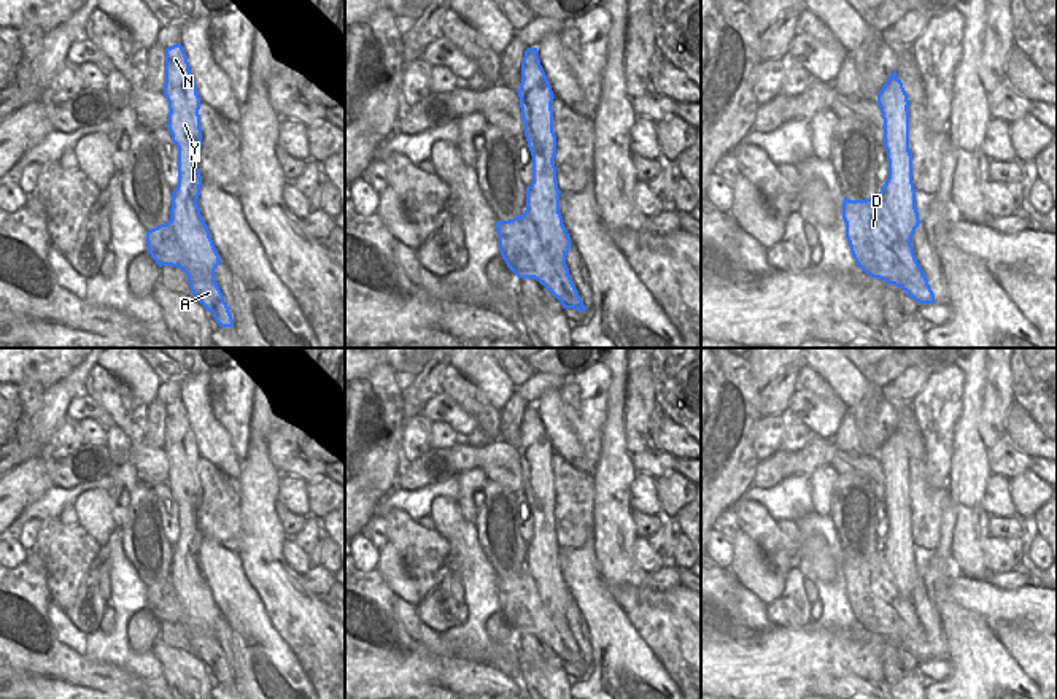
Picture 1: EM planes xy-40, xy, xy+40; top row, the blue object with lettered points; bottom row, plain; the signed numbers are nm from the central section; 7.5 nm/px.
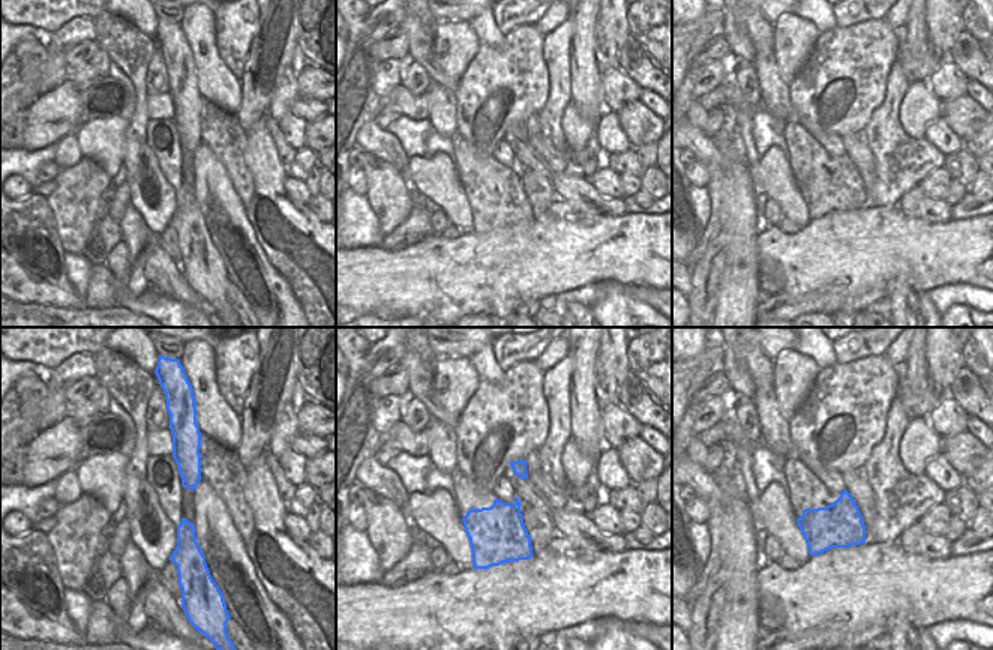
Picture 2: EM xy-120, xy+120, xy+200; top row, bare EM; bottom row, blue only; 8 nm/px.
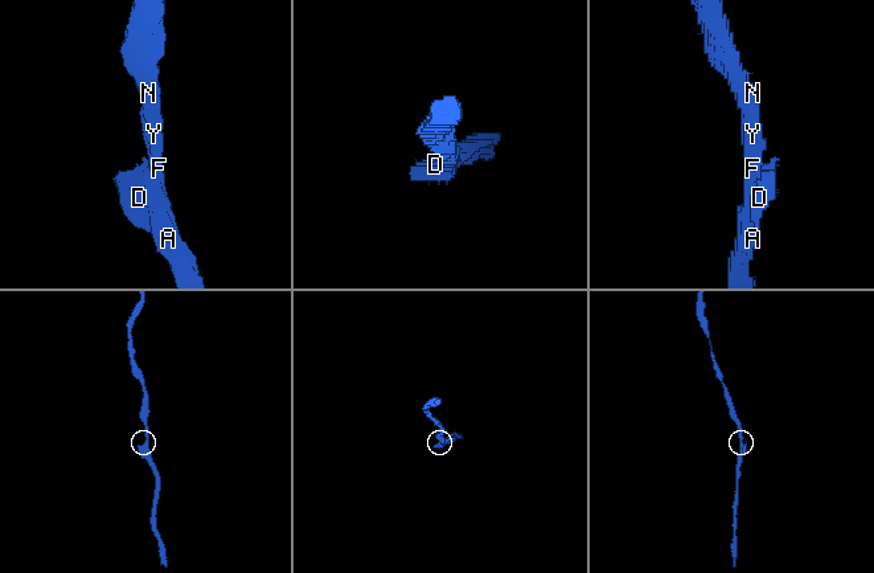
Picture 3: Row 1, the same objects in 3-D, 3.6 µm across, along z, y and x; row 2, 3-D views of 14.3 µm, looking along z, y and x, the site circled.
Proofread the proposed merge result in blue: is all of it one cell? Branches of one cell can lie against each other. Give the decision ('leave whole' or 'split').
split

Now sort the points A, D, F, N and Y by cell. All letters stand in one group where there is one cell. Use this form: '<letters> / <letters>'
A D / F N Y

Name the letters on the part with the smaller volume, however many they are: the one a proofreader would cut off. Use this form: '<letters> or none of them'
A, D

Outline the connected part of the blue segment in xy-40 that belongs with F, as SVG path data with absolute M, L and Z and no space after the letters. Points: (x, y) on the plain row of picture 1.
M181 399L165 405L164 451L170 465L167 485L178 504L178 542L172 548L168 578L184 613L215 629L221 613L197 561L202 542L197 524L202 504L200 453Z

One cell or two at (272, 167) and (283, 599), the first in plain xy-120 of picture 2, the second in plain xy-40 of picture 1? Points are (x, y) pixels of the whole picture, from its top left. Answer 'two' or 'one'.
one

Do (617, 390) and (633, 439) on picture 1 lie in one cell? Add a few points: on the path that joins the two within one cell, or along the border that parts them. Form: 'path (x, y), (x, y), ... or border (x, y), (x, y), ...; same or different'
border (628, 372), (627, 404), (623, 409), (625, 444); different

